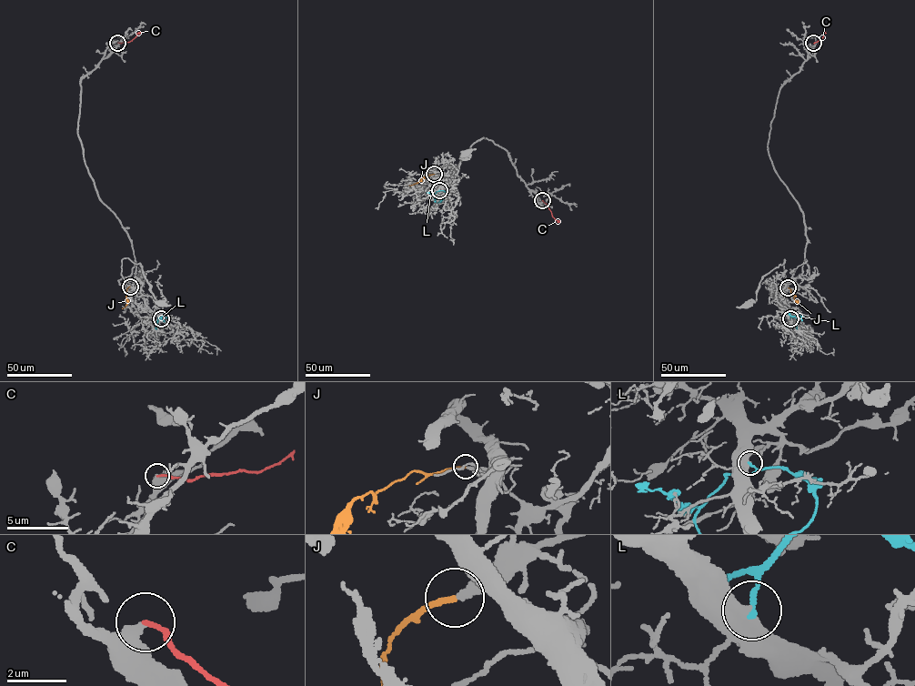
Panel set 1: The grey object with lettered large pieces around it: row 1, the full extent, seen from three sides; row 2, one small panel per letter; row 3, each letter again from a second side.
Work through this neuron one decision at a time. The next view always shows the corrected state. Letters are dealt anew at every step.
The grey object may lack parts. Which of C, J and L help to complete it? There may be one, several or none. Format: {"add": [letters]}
{"add": ["J"]}

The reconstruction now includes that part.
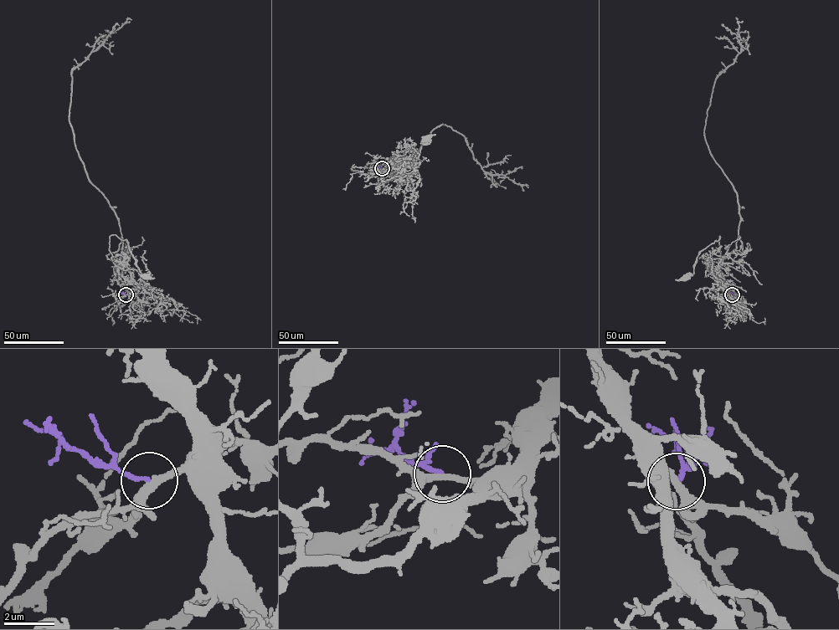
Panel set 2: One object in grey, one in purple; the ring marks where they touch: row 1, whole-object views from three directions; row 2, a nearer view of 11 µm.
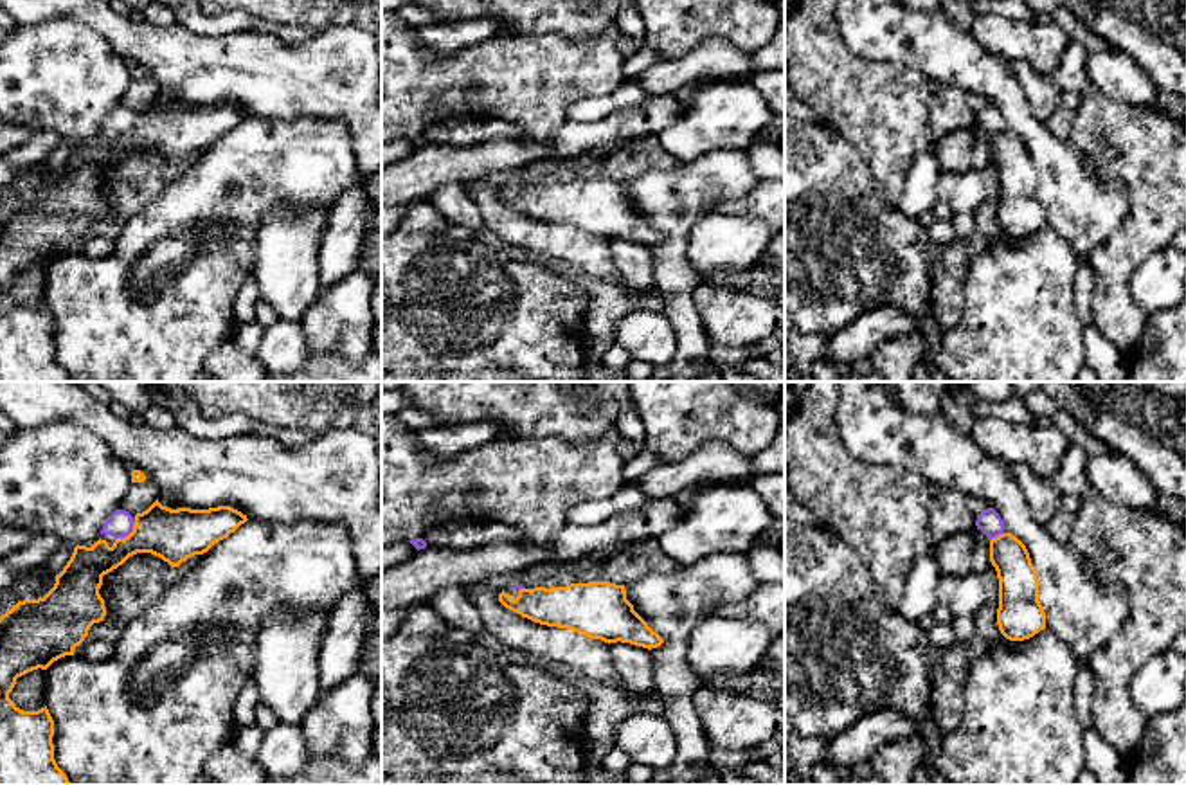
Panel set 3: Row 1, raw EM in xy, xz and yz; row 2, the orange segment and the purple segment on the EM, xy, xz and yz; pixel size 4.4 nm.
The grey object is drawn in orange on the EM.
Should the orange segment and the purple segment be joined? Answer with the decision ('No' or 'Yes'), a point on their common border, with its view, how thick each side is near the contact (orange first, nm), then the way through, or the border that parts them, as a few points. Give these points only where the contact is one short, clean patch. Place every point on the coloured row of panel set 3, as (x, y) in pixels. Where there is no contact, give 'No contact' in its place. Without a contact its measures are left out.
Yes. Touches orange at xy (125, 537). Thickness 240 nm (orange) against 120 nm. Path across: xy (173, 535), (125, 537), (119, 524)

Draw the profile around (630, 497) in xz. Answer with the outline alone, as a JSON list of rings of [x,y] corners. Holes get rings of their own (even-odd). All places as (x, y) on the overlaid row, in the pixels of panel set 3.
[[[637,481],[626,483],[615,495],[605,501],[581,502],[567,511],[567,522],[574,526],[601,524],[615,513],[641,510],[650,502]]]

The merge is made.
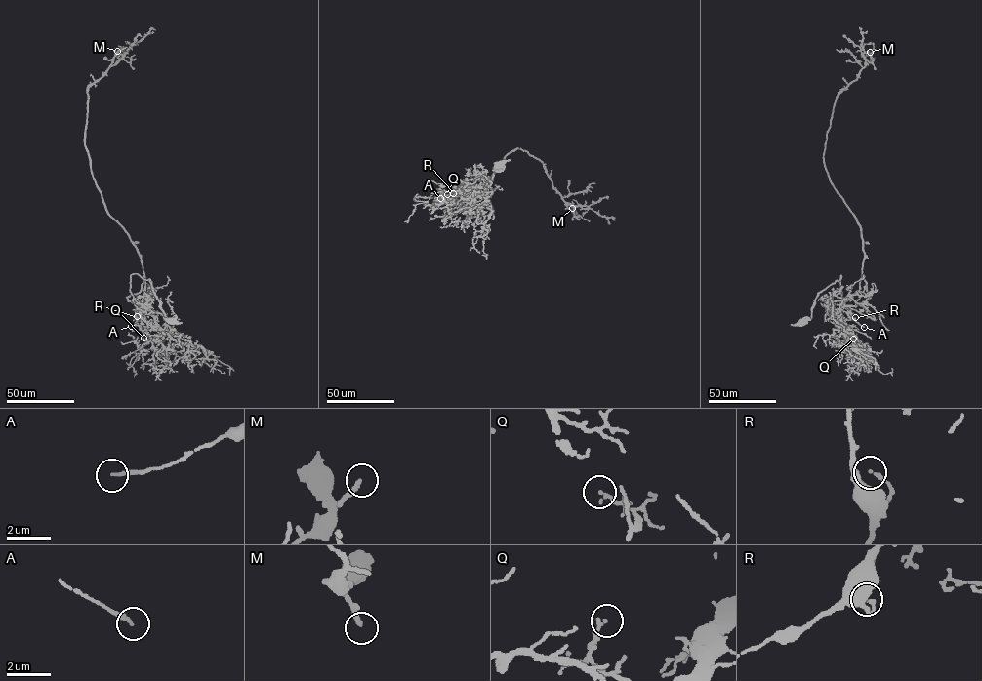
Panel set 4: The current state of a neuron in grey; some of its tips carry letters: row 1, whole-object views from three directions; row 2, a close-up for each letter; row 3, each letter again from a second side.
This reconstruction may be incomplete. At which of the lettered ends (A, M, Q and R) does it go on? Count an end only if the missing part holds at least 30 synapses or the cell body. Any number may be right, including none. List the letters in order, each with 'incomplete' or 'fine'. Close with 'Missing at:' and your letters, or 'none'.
A: fine
M: incomplete
Q: fine
R: fine
Missing at: M

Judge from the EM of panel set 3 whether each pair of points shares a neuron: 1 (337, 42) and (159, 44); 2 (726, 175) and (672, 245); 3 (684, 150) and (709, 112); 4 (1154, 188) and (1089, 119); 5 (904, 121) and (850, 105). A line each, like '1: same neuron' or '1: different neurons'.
1: same neuron
2: same neuron
3: same neuron
4: same neuron
5: same neuron

